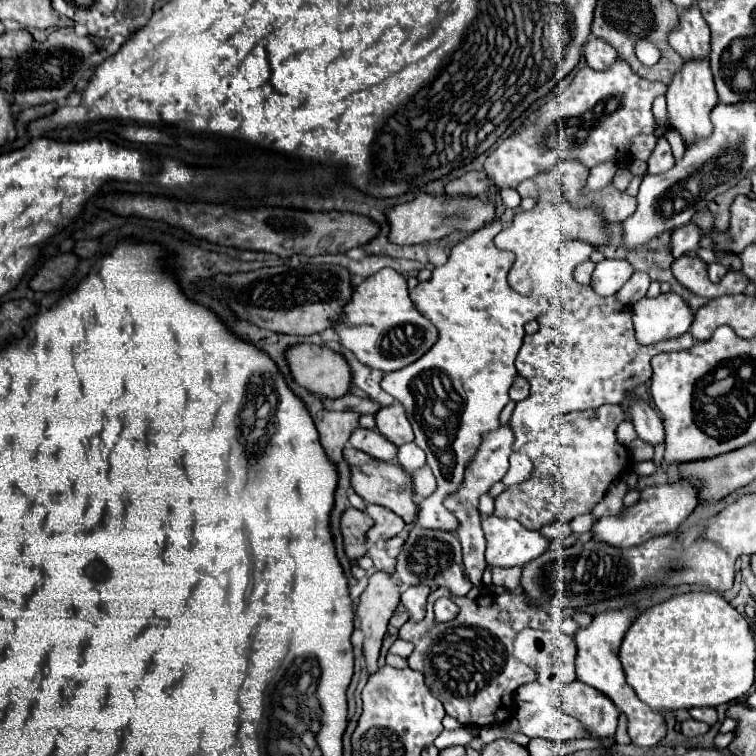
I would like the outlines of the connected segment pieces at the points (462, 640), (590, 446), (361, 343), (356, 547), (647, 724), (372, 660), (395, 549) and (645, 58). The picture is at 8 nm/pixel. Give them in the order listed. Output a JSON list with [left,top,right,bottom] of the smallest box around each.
[[398,587,550,727],[492,405,630,529],[338,269,438,373],[342,507,374,561],[574,607,666,747],[356,571,400,673],[386,525,410,557],[635,41,661,65]]

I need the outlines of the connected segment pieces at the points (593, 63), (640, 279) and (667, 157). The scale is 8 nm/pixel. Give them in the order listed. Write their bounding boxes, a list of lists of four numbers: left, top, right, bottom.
[[584,37,618,71],[618,271,650,305],[647,141,674,175]]

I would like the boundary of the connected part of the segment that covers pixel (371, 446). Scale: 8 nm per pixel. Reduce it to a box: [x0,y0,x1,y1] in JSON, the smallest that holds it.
[350,429,398,461]

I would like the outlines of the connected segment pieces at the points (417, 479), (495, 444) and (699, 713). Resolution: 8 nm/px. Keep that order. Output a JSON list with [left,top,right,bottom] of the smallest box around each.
[[412,465,434,497],[444,425,514,587],[690,707,718,725]]

